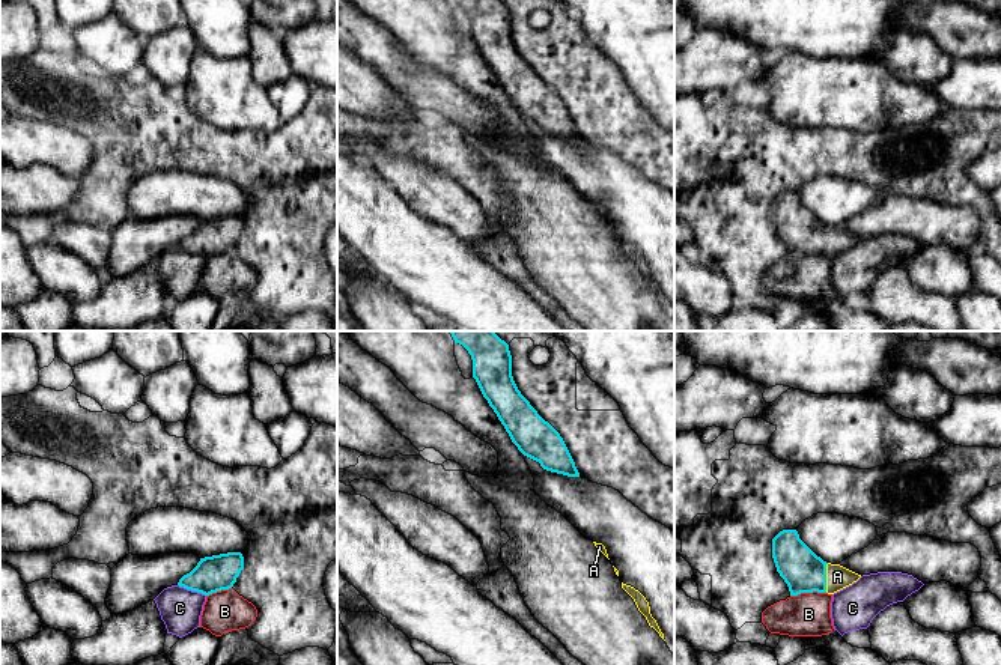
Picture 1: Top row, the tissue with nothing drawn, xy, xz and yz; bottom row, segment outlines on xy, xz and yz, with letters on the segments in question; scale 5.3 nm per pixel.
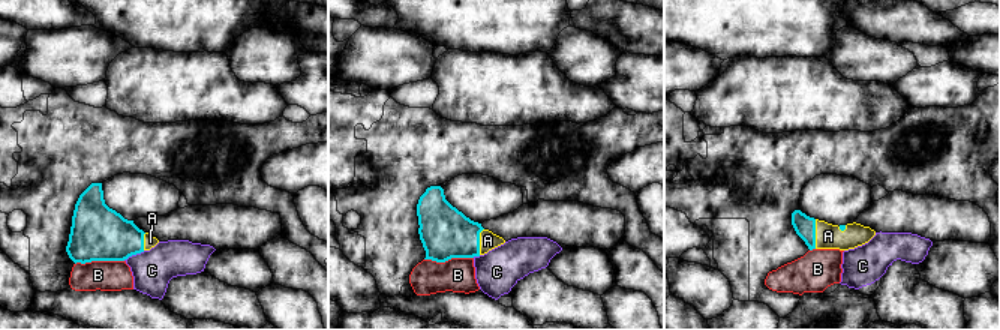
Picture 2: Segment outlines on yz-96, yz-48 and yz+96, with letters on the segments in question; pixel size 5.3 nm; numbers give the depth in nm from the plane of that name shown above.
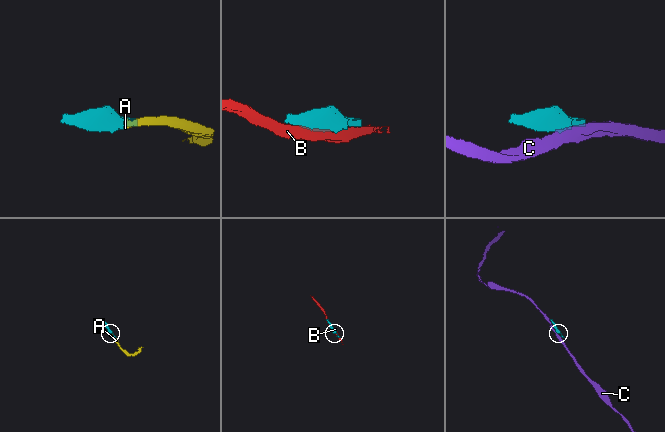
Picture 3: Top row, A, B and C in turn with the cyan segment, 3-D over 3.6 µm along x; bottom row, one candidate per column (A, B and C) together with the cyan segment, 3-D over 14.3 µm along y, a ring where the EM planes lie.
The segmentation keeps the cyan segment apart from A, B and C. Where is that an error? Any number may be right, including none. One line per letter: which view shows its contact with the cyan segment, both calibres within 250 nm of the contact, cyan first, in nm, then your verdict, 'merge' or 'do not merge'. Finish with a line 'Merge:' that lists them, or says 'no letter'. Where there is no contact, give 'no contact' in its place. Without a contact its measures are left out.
A: meets cyan in yz; 220 nm thick on the cyan side, 130 nm on the other; merge
B: meets cyan in yz; 220 nm thick on the cyan side, 240 nm on the other; do not merge
C: meets cyan in xy; 190 nm thick on the cyan side, 220 nm on the other; do not merge
Merge: A

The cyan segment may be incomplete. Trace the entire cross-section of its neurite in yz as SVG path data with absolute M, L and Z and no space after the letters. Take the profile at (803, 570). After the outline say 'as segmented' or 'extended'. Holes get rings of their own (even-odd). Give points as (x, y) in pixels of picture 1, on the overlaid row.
M783 530L772 539L772 558L777 572L789 587L790 596L813 591L834 594L861 578L840 564L823 561L799 539L796 530Z | extended

